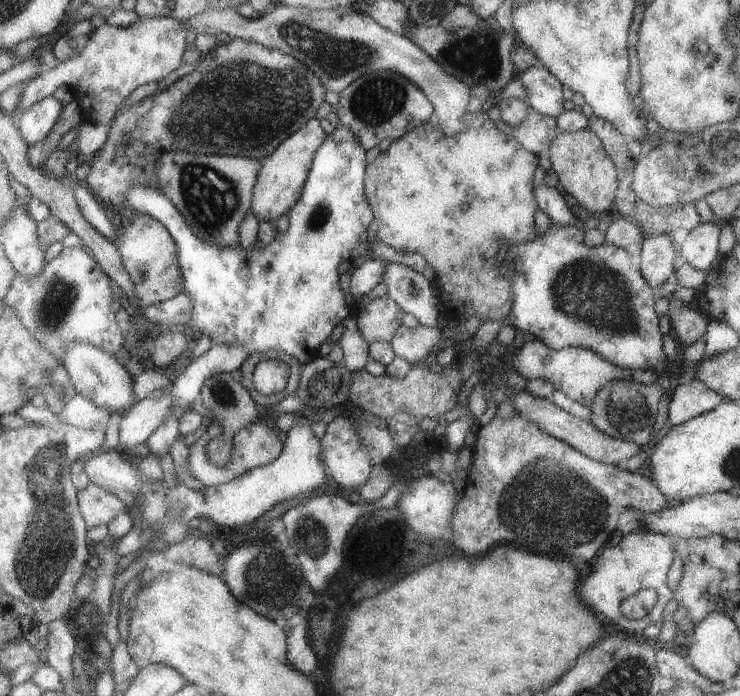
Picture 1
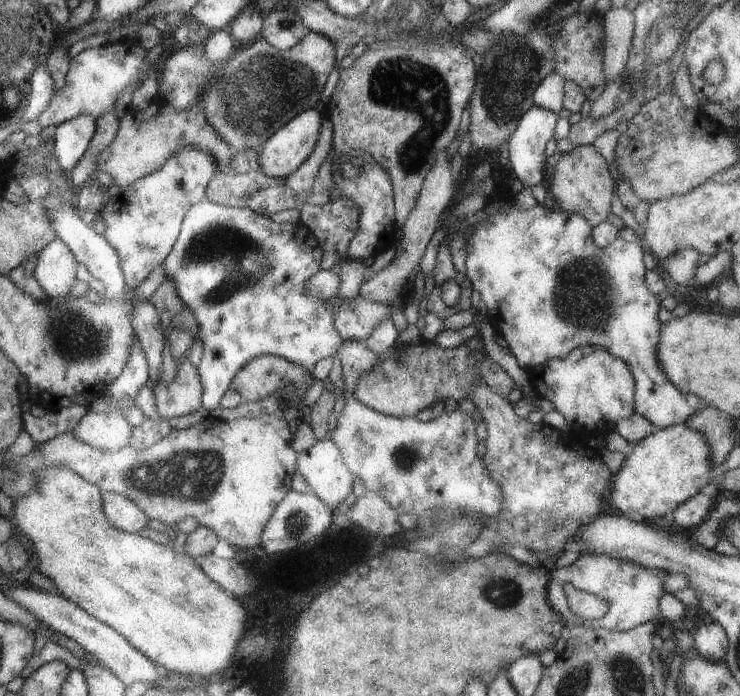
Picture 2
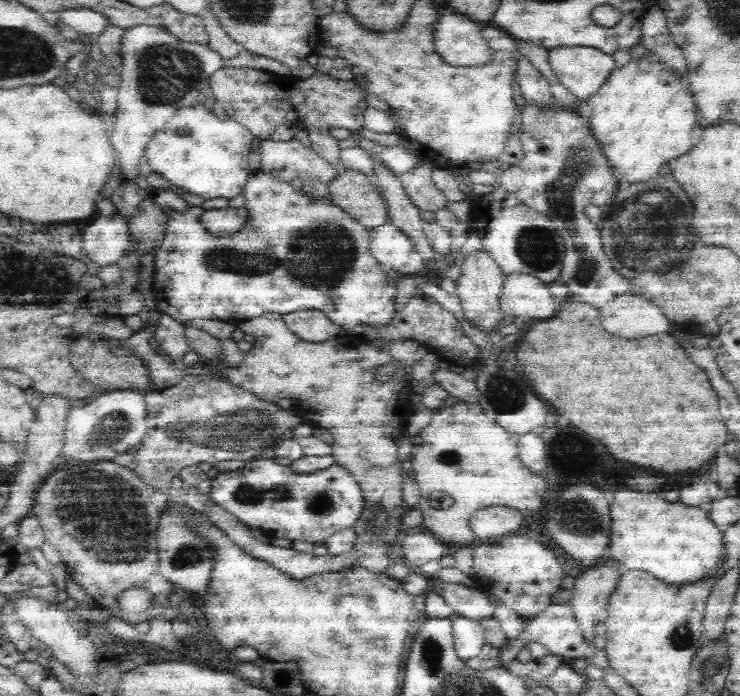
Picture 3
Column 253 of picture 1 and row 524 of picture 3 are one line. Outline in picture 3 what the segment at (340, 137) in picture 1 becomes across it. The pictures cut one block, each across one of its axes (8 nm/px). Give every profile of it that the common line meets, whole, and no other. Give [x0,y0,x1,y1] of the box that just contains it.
[210,454,368,544]

